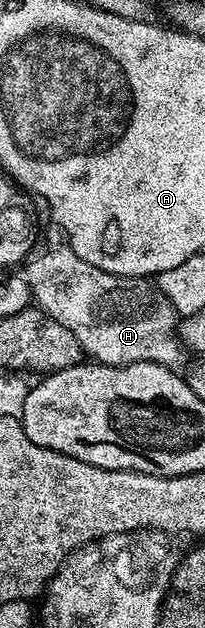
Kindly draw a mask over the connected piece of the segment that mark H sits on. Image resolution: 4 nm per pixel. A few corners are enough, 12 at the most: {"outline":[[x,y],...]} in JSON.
{"outline":[[65,244],[24,262],[31,299],[103,366],[178,368],[180,315],[153,281]]}

